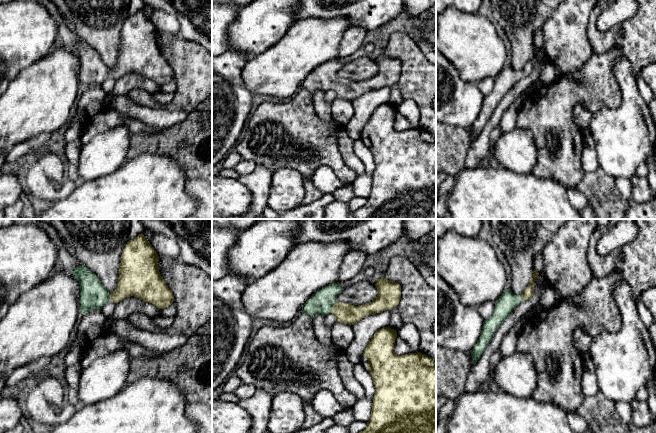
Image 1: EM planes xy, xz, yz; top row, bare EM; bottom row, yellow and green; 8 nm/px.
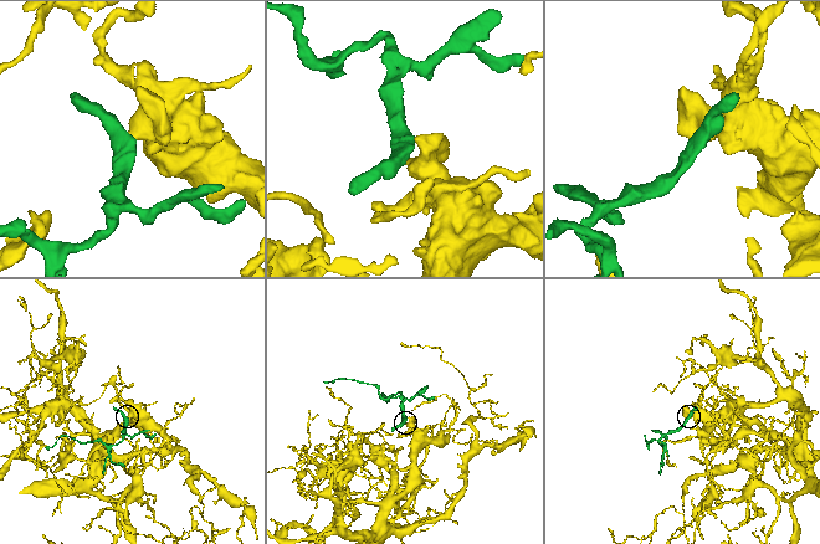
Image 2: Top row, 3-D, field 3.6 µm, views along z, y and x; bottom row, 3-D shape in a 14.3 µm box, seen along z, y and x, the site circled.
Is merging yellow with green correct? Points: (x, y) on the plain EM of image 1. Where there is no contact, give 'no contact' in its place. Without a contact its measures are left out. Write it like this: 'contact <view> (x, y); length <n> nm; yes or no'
contact xz (333, 83); length 100 nm; yes

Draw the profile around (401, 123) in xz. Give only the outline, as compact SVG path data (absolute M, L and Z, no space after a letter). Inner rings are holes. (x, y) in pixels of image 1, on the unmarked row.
M399 112L395 114L394 128L398 131L405 131L410 129L408 120Z

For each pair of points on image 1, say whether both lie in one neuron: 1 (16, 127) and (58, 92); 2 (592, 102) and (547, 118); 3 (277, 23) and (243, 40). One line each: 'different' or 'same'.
1: same
2: same
3: same

